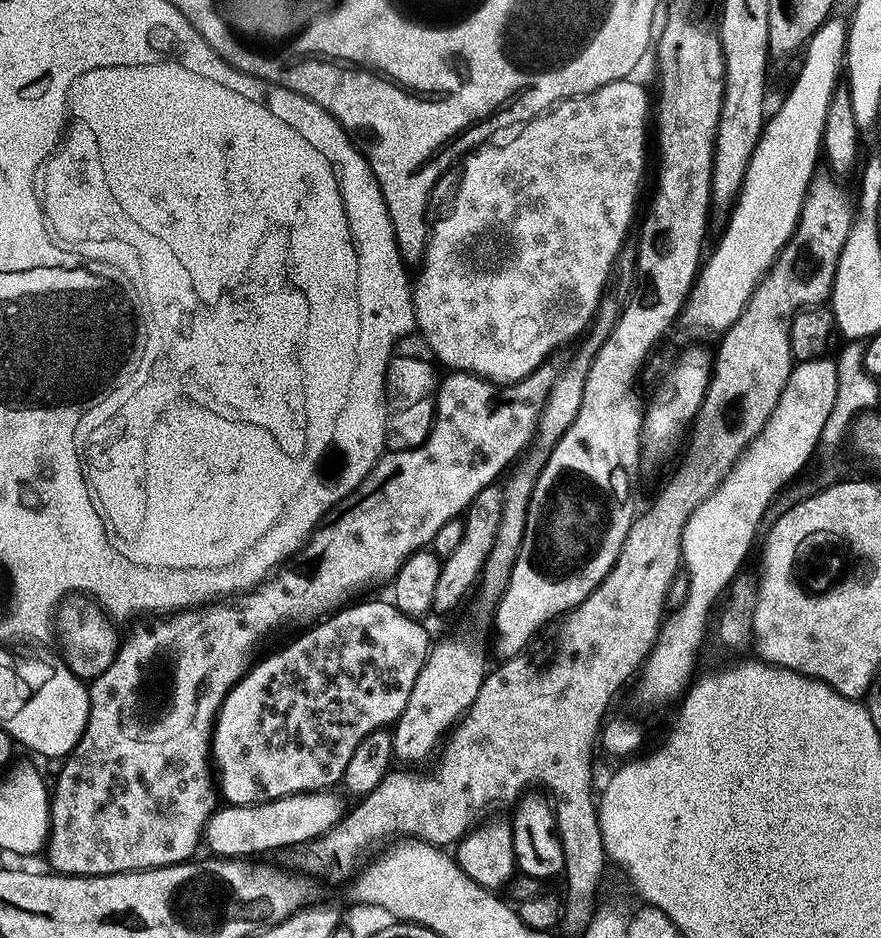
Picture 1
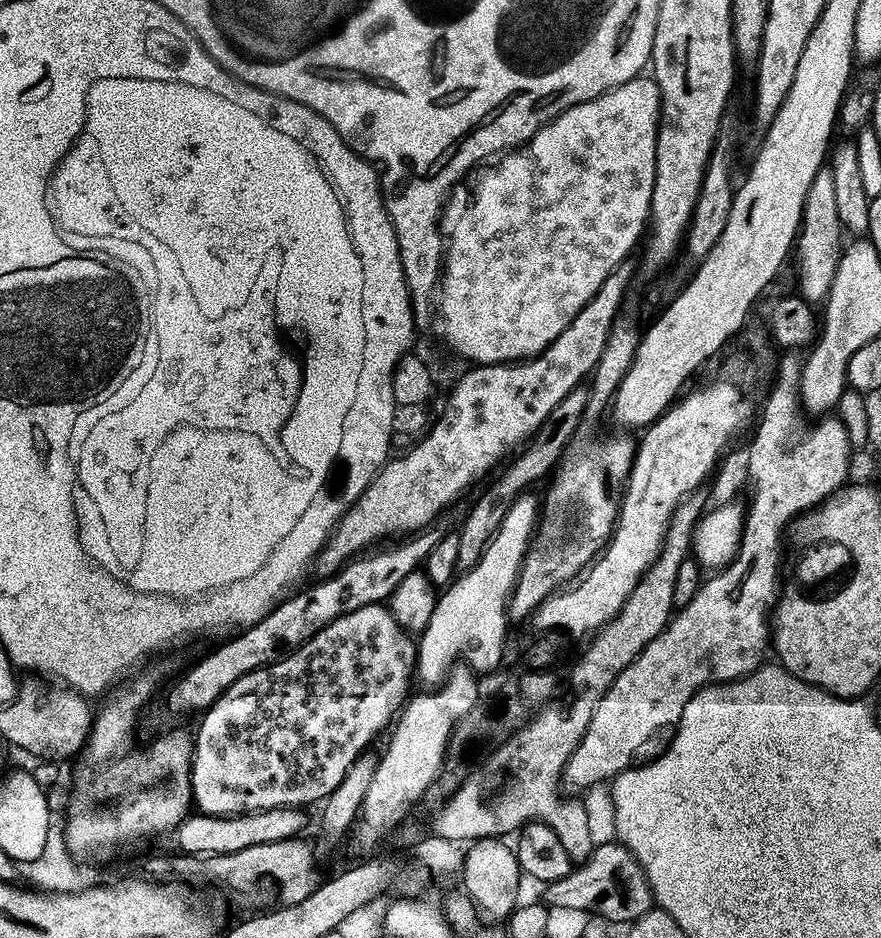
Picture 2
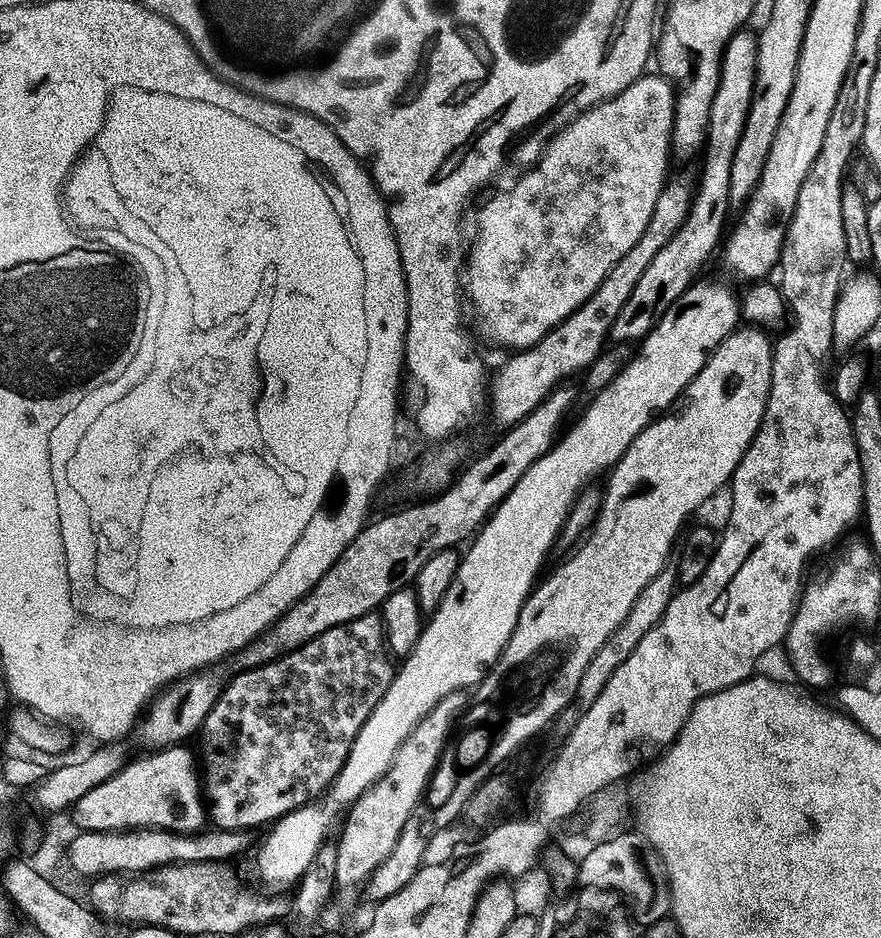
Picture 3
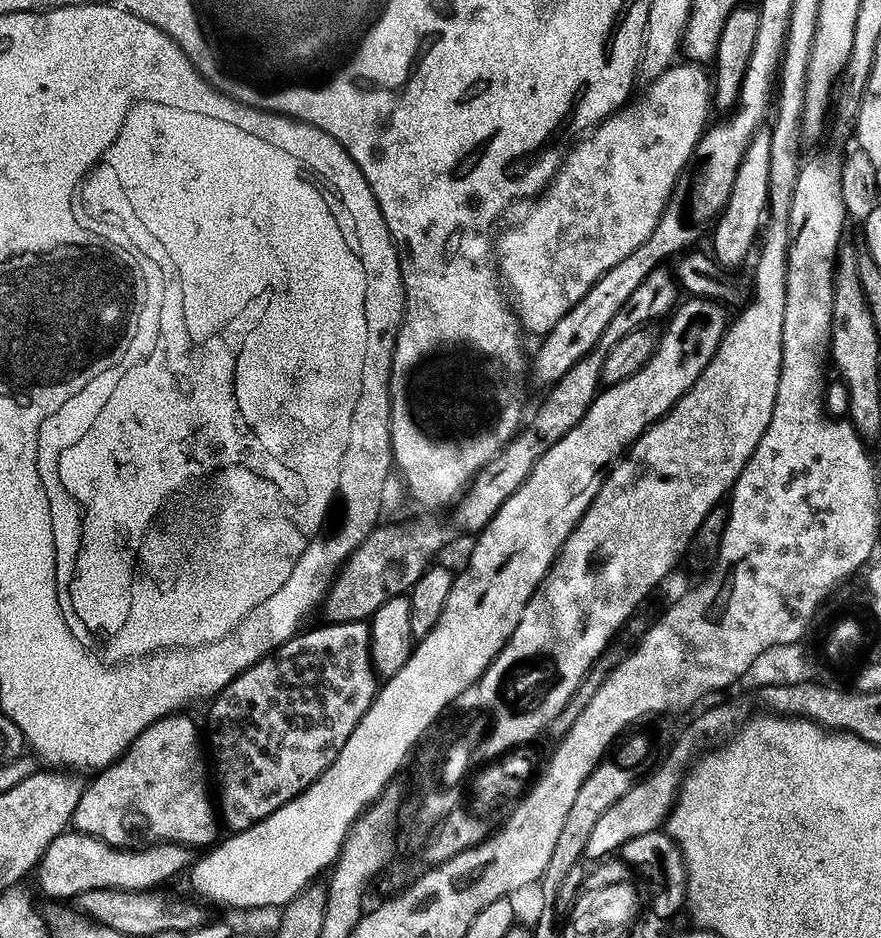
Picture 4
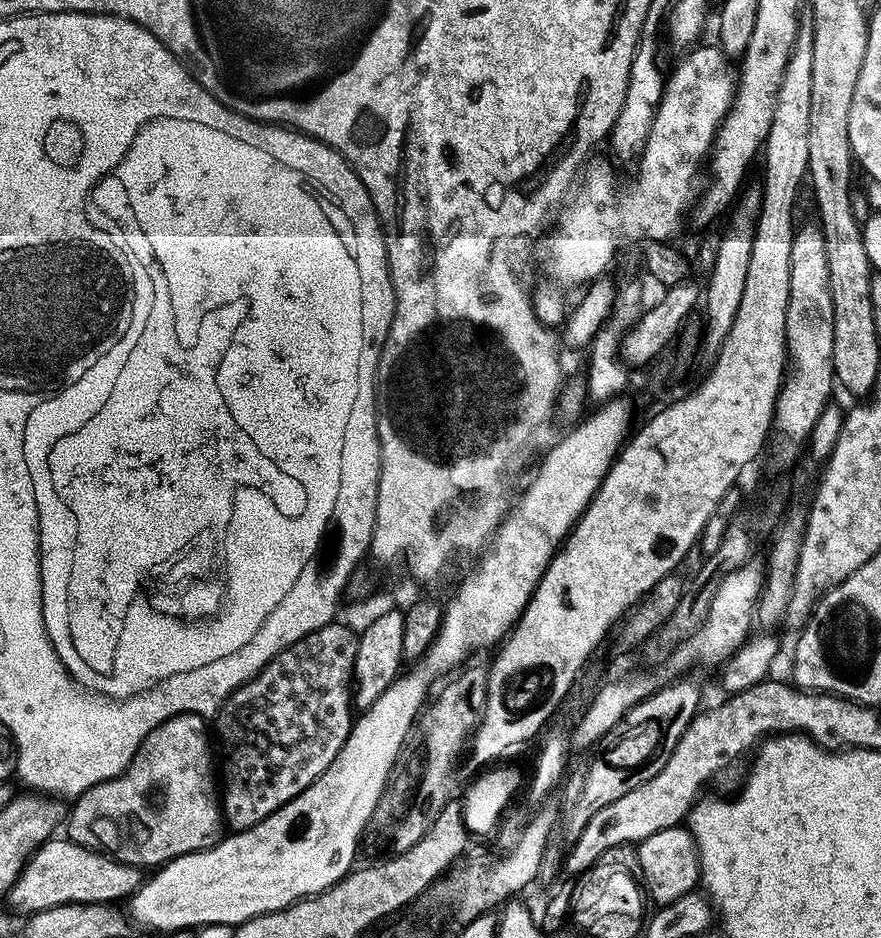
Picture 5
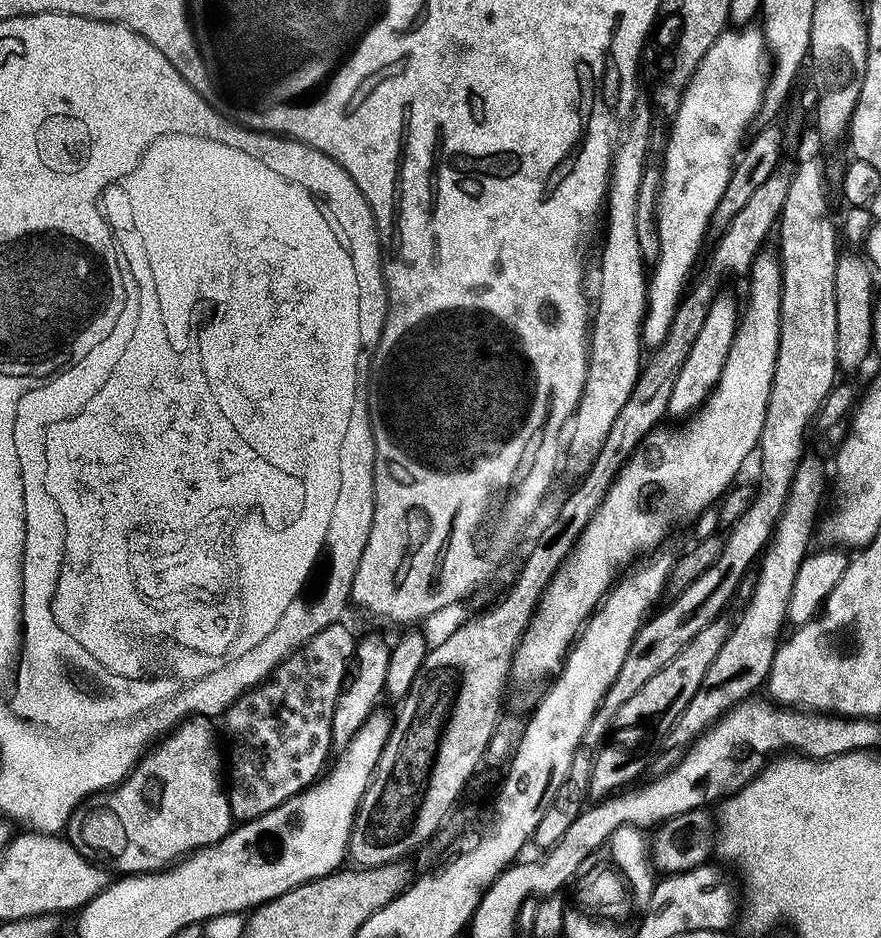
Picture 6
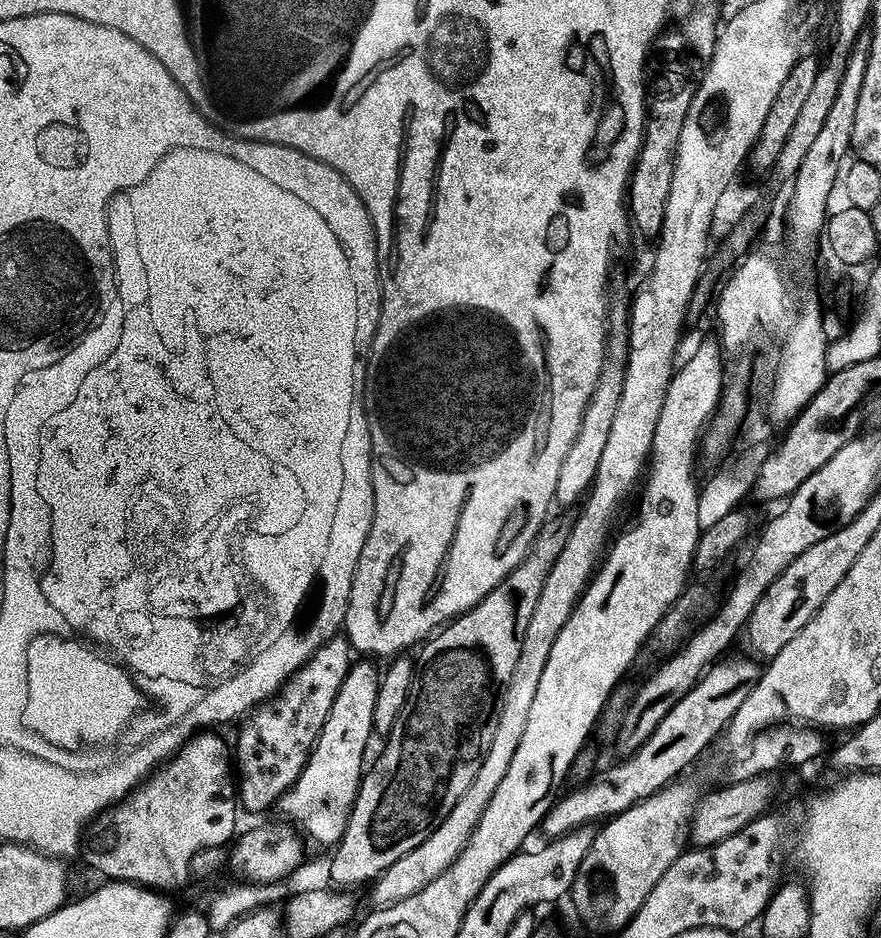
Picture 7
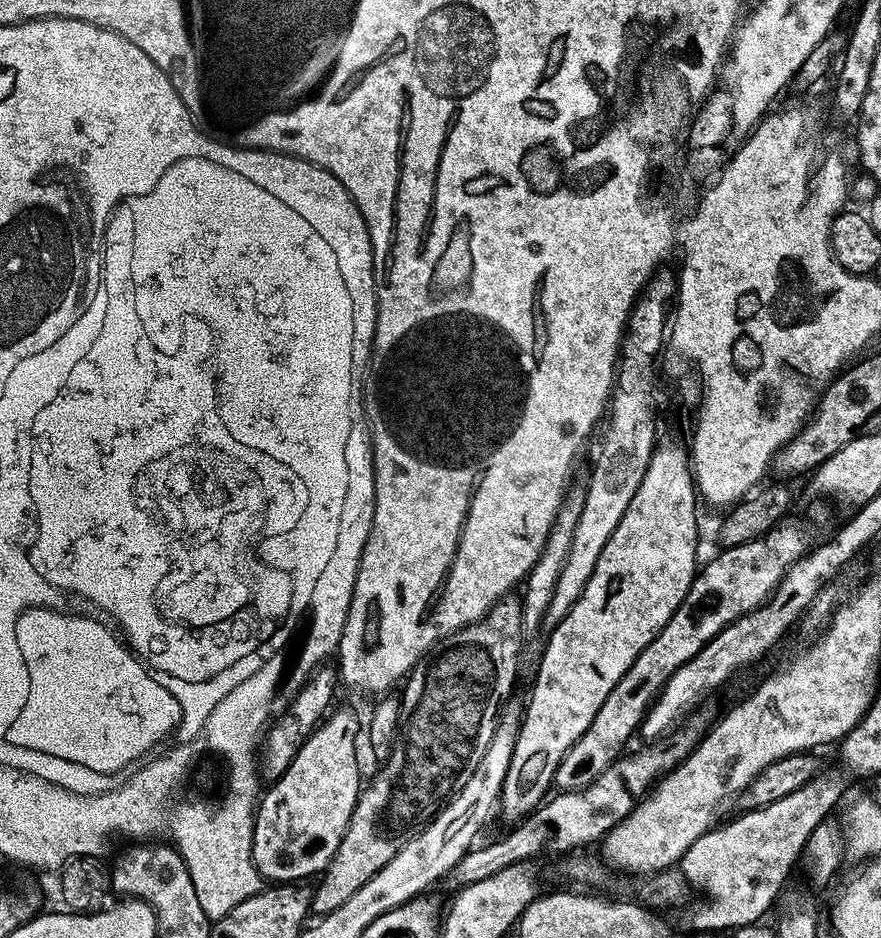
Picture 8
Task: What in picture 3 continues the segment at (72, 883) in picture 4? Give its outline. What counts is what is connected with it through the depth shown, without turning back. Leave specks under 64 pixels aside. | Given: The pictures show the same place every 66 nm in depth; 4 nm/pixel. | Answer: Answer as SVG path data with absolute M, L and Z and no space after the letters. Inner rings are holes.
M146 828L123 832L86 832L80 830L68 844L66 864L80 876L95 878L113 874L139 874L150 872L167 864L193 864L194 862L231 861L231 856L248 848L247 831L228 832L216 828L195 832L173 832L167 828Z

